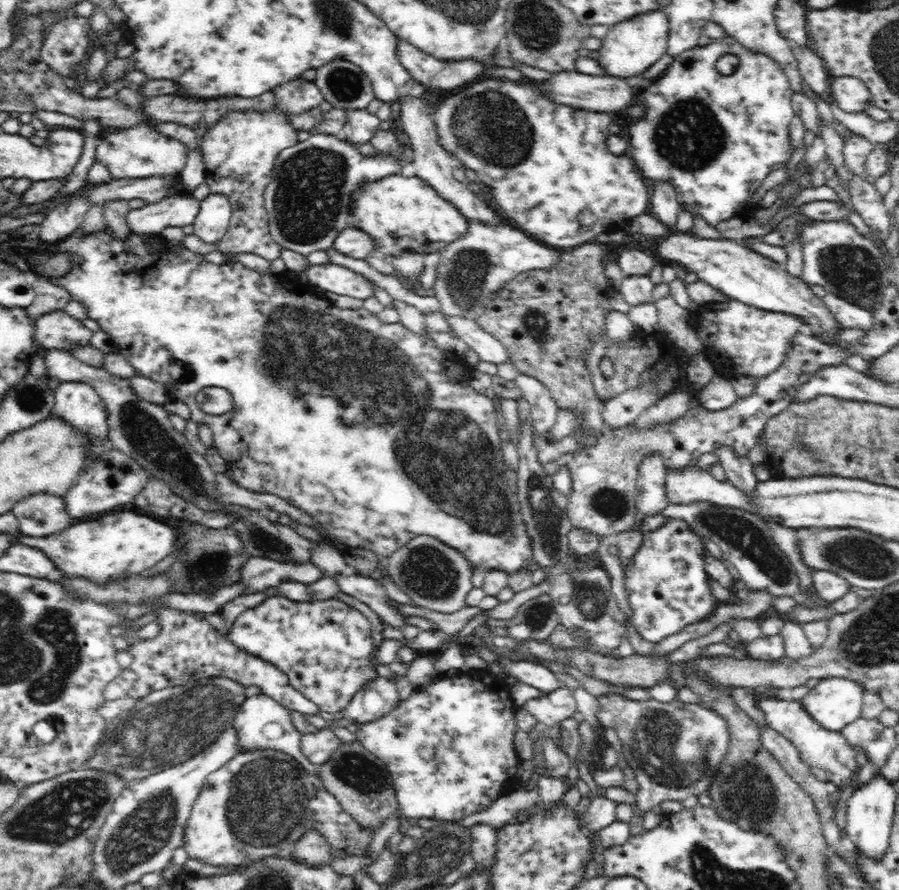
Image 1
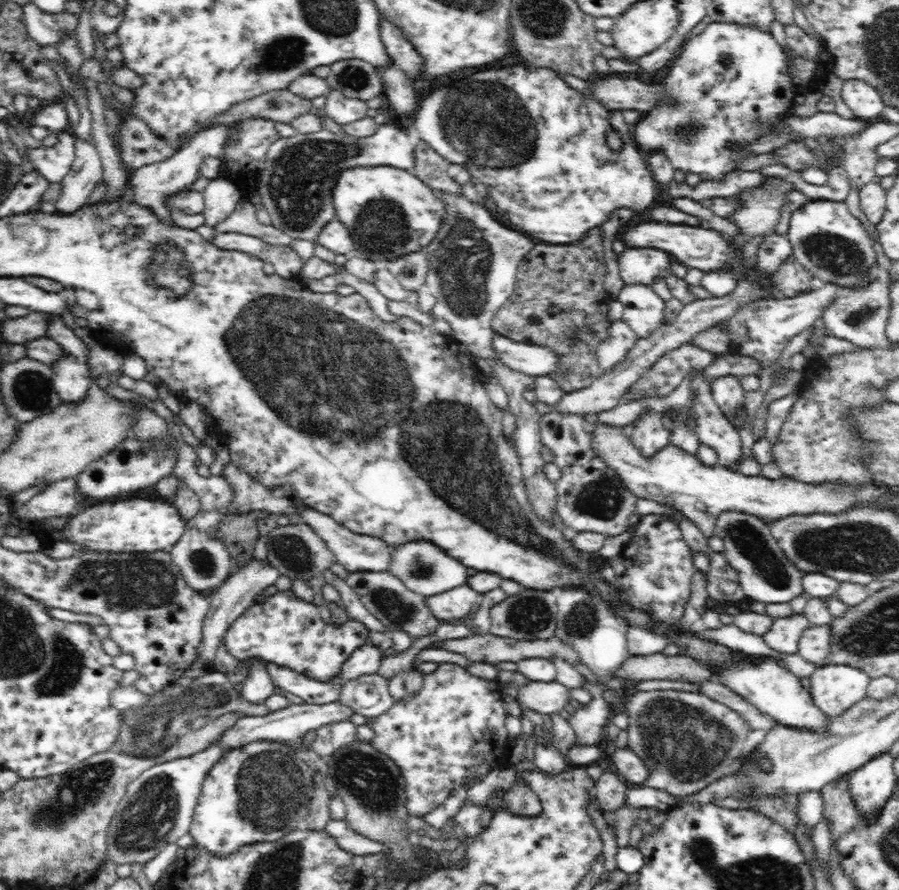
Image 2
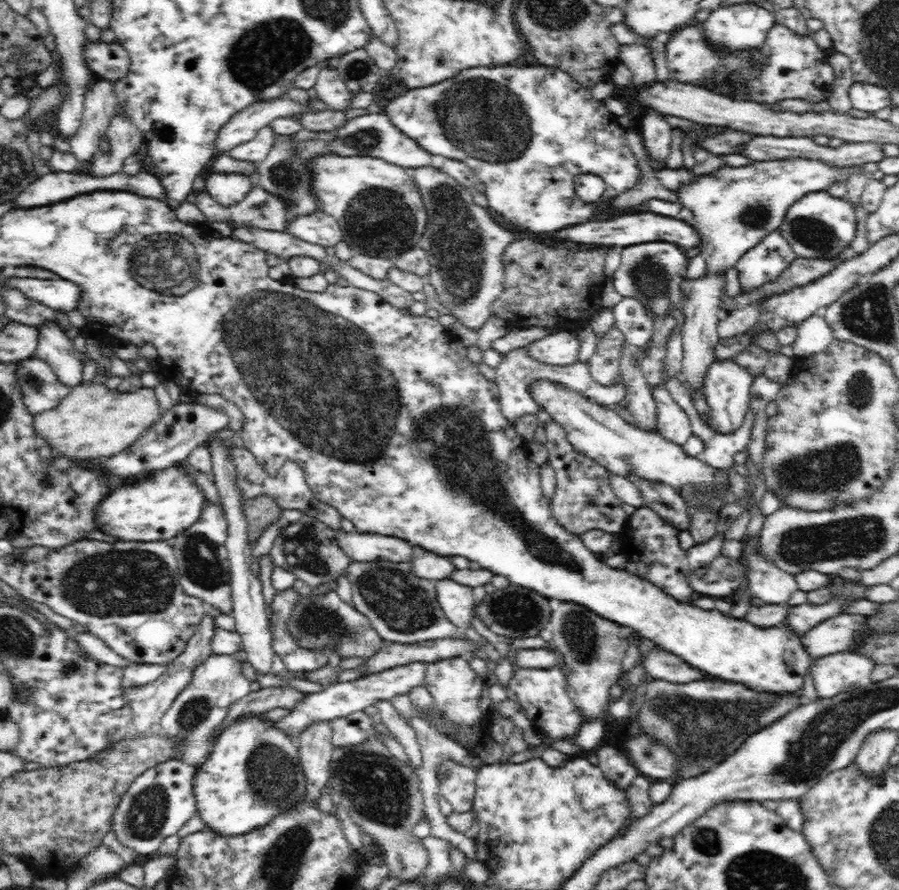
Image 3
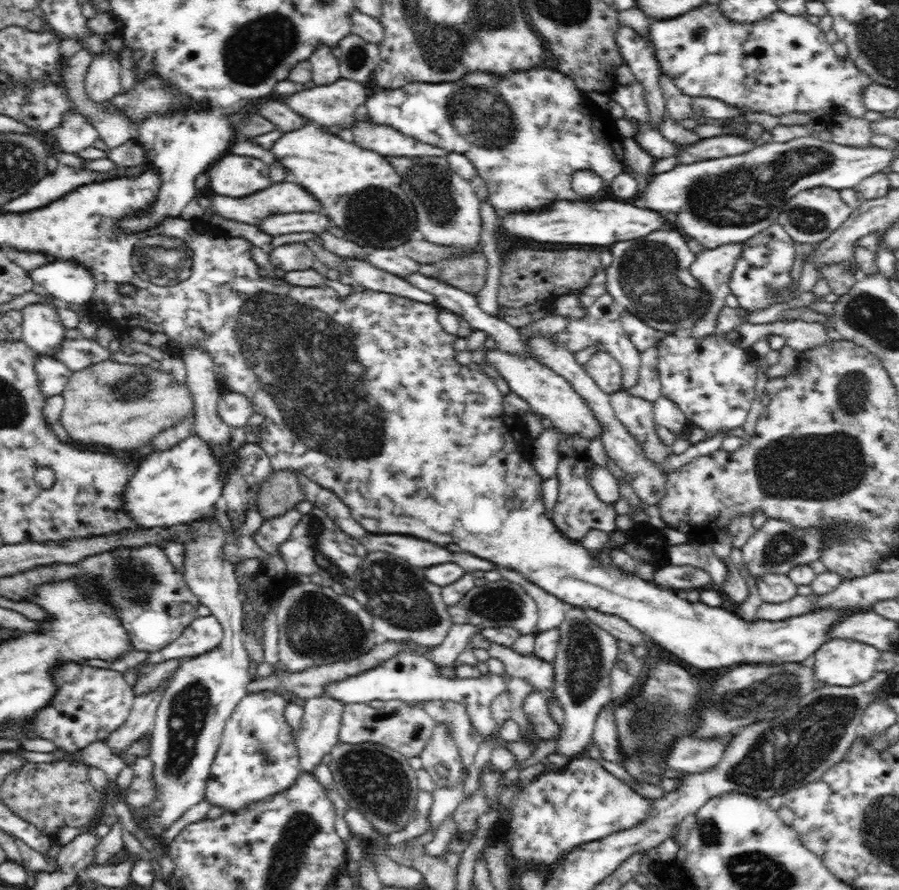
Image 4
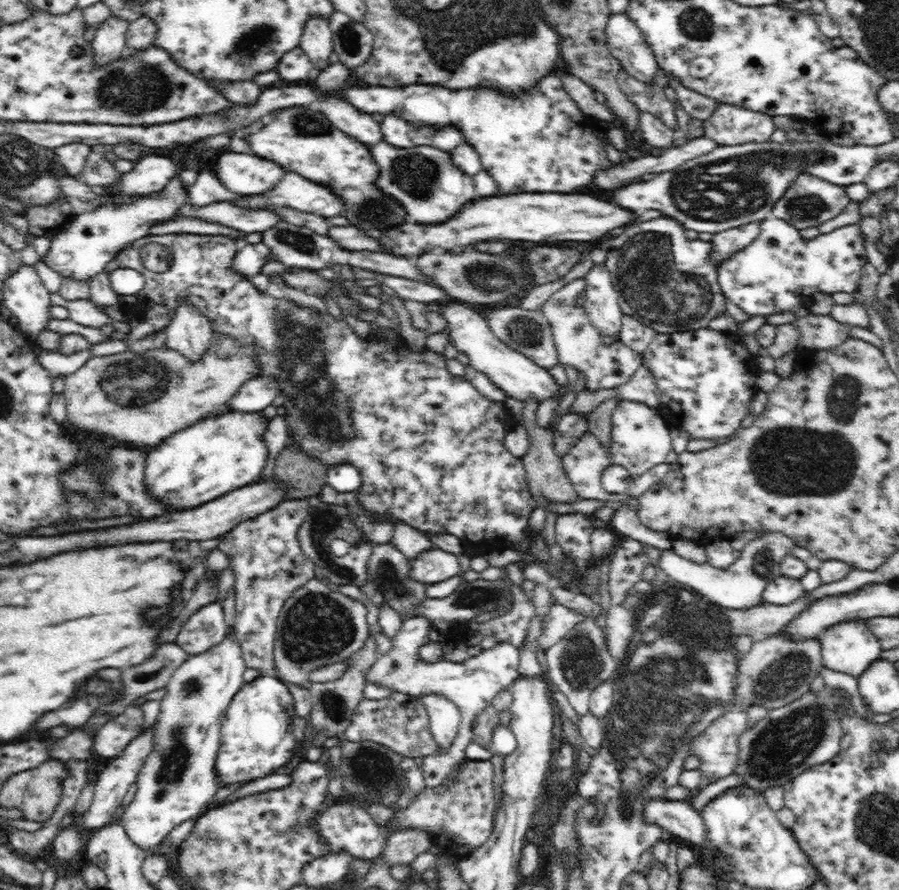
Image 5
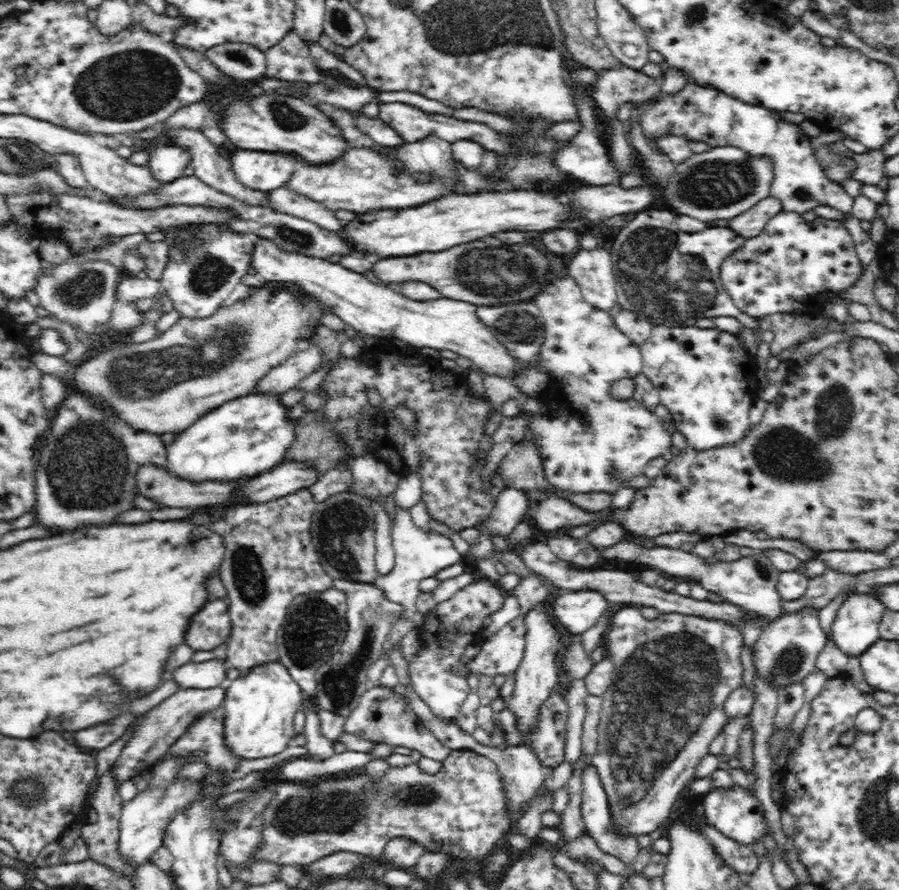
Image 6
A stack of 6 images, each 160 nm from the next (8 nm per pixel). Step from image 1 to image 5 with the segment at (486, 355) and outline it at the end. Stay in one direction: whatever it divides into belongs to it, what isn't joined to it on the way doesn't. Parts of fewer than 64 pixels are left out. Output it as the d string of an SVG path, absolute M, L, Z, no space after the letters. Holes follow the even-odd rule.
M595 265L583 277L586 281L585 308L588 320L602 337L612 336L619 340L622 316L616 291L613 289L612 276L605 265Z

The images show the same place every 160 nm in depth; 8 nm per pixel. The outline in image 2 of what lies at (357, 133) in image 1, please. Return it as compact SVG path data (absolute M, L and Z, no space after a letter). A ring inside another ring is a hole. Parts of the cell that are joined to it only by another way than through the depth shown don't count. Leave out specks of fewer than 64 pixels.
M329 91L326 96L327 102L324 108L326 115L331 117L338 125L347 125L367 118L368 108L364 101L348 99L340 91Z

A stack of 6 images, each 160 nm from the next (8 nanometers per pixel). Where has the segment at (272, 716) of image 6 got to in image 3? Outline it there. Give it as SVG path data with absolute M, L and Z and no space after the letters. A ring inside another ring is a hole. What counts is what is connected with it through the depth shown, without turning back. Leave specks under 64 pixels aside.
M260 714L234 720L220 732L206 762L197 770L193 790L197 800L196 814L204 821L206 828L222 836L240 836L266 826L280 813L289 812L294 804L307 798L306 777L298 748L283 730L273 726L272 720L262 718Z

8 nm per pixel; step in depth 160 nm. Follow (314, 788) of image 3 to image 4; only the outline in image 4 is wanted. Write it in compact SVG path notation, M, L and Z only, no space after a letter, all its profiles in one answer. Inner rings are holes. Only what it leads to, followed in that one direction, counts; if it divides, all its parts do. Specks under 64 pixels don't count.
M316 696L306 700L300 728L295 732L299 763L303 772L314 774L316 766L327 760L329 752L338 744L339 728L344 704L329 696Z

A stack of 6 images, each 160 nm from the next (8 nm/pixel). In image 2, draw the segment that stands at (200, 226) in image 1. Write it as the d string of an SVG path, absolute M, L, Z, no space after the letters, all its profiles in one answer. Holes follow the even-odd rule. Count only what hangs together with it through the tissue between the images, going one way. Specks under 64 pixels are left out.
M222 176L210 179L202 194L204 224L212 228L216 226L216 222L226 220L243 202L242 193L236 189L235 181Z

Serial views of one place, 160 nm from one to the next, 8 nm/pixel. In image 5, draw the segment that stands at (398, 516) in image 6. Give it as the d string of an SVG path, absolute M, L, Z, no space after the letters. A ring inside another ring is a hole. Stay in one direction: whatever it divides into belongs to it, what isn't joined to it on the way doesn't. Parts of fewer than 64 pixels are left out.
M438 548L425 551L418 559L408 560L411 565L410 578L422 584L445 582L461 574L458 556Z

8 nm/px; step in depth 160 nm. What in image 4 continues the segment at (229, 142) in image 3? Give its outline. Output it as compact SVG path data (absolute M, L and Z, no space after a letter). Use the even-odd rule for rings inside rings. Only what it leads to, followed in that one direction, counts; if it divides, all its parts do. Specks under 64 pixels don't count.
M340 78L335 84L327 86L315 86L307 90L286 96L282 98L280 103L288 106L298 114L305 117L320 127L332 127L338 126L343 130L352 130L352 126L356 124L354 114L356 114L356 108L364 102L366 97L366 90L360 83L356 83L352 80Z

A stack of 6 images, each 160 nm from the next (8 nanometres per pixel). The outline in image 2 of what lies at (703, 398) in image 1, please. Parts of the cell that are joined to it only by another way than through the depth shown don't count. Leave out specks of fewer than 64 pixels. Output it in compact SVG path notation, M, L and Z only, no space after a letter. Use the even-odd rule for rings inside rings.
M726 375L714 378L711 382L711 393L716 404L722 409L728 420L737 417L739 410L744 406L744 389L738 377Z

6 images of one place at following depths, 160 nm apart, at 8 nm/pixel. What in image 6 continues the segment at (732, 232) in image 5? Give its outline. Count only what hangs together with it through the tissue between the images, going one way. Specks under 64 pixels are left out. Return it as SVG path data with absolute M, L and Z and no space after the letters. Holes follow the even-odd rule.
M769 195L750 210L728 220L724 226L731 228L736 235L749 239L760 234L766 228L766 223L779 212L782 212L782 203Z

